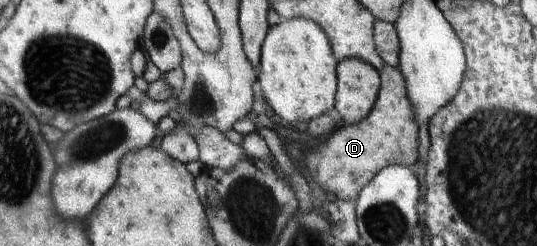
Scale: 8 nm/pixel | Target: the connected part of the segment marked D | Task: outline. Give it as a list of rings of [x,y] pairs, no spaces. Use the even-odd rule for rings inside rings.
[[[382,67],[382,88],[372,112],[364,120],[337,128],[330,137],[308,152],[305,164],[314,182],[338,199],[355,203],[361,190],[381,169],[390,165],[410,168],[418,158],[418,124],[413,119],[405,78],[397,67]]]

